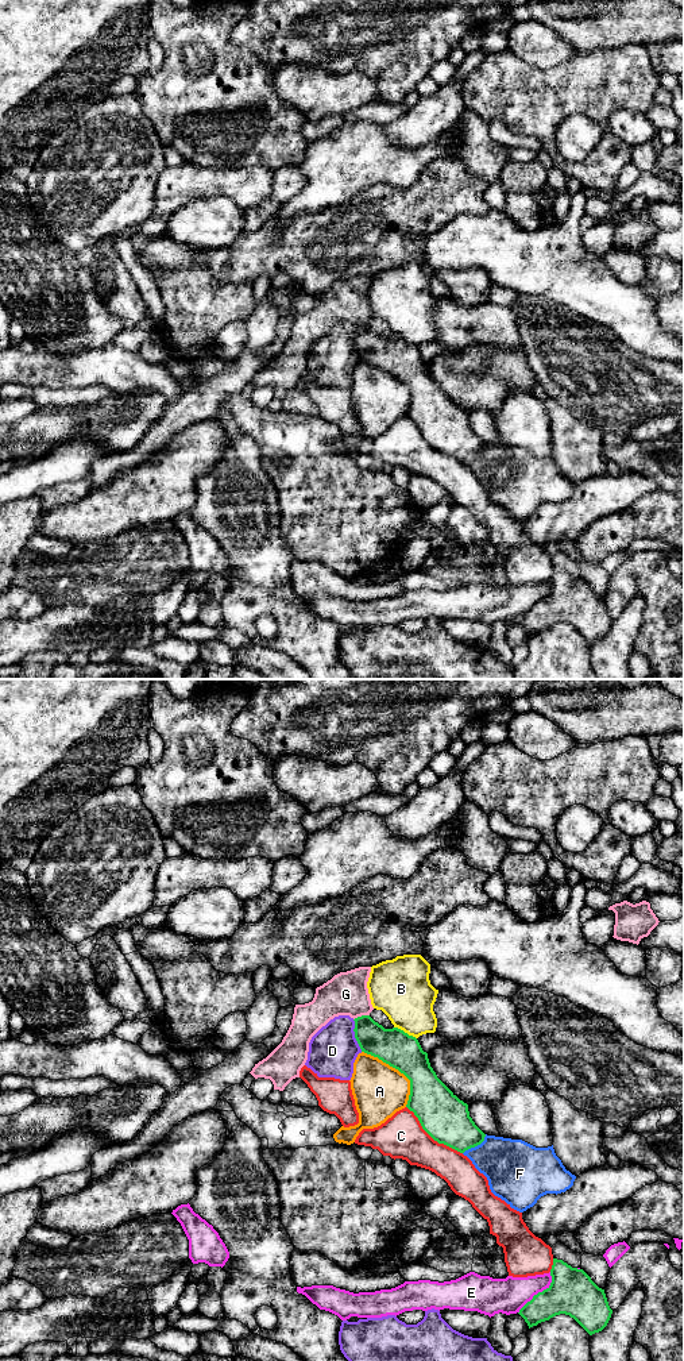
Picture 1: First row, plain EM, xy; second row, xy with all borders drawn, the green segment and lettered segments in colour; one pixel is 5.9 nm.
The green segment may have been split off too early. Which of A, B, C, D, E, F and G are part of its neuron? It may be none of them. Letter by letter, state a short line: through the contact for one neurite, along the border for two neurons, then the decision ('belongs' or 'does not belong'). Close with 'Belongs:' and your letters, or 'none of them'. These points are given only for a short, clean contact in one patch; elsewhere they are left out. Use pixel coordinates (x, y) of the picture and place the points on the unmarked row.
A: does not belong
B: xy (394, 335), (416, 347) | does not belong
C: does not belong
D: does not belong
E: does not belong
F: does not belong
G: xy (368, 323), (362, 323), (354, 328) | does not belong
Belongs: none of them

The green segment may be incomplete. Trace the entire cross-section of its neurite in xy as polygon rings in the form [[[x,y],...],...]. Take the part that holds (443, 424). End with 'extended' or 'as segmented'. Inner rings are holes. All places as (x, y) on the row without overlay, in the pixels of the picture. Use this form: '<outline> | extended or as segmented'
[[[370,324],[355,329],[355,347],[362,361],[378,366],[410,389],[406,416],[438,452],[460,462],[480,454],[486,443],[460,409],[436,383],[418,348],[398,336],[384,338]]] | as segmented

